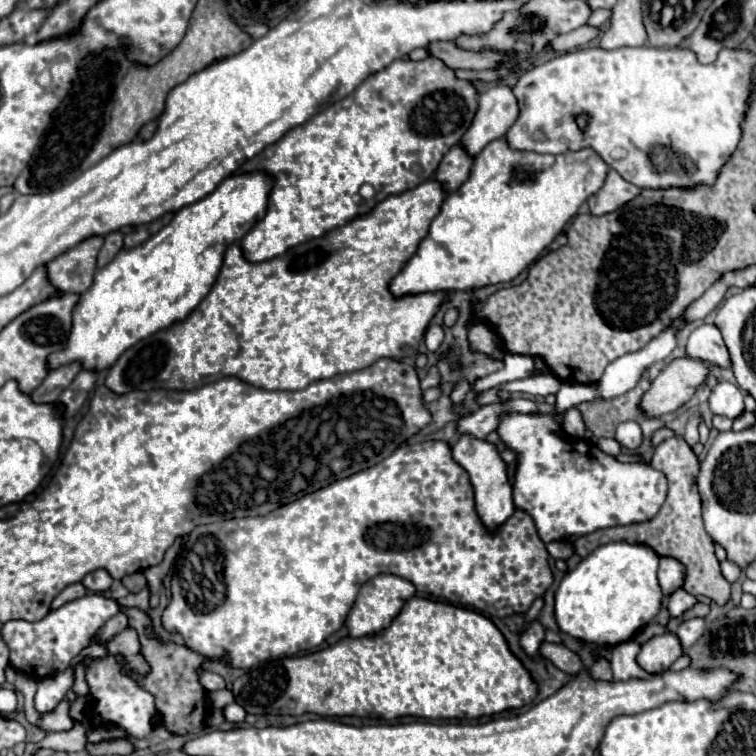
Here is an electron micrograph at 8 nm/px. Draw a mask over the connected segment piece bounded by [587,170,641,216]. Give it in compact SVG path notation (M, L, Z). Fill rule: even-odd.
M609 170L603 188L601 188L599 192L595 192L595 194L587 200L587 204L589 204L593 216L603 216L603 214L615 212L617 208L625 206L625 204L631 202L639 192L641 192L641 190L639 190L635 184L623 180L623 178L619 176L619 172Z

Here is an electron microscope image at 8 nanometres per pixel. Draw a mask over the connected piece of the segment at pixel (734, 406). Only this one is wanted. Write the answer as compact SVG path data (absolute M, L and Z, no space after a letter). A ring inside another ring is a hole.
M719 382L711 390L709 406L713 414L737 418L743 412L743 392L731 382Z

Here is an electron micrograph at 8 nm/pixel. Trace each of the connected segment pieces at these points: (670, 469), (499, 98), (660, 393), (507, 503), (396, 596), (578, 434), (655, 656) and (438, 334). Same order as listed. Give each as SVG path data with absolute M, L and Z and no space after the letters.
M667 438L655 448L651 466L667 476L667 500L657 512L657 516L645 524L631 524L631 526L615 526L615 528L605 528L597 530L585 536L569 538L575 544L575 552L585 558L589 556L595 548L609 544L609 542L629 542L629 544L643 544L651 550L655 550L657 556L671 556L677 558L687 566L687 582L685 590L693 596L709 596L717 604L725 604L731 594L731 584L723 578L719 560L715 558L713 552L713 540L705 532L703 518L701 518L701 498L697 492L697 472L699 472L699 460L693 454L691 446L683 438Z
M499 82L479 96L479 110L465 132L461 144L471 156L477 156L489 142L503 138L519 116L519 104L513 88Z
M695 358L673 360L651 384L641 400L641 408L647 416L661 416L675 412L685 402L691 400L695 390L707 380L709 366Z
M461 434L453 446L453 458L471 476L471 484L475 488L475 506L477 506L479 518L483 520L483 524L489 530L495 530L515 512L513 496L511 496L511 484L509 484L509 476L507 476L507 464L499 456L499 450L487 440L479 440L471 434Z
M393 574L375 576L373 580L369 580L367 584L361 586L361 592L359 592L349 616L347 616L345 626L349 628L349 636L361 638L361 636L371 636L371 634L385 630L395 620L395 616L401 612L403 604L413 596L415 596L415 588L409 580L393 576Z
M571 408L571 410L565 414L563 430L565 430L565 434L569 434L571 438L577 438L577 440L583 438L583 434L585 434L585 424L583 424L583 418L581 418L581 414L579 414L577 408Z
M665 632L661 636L653 636L647 644L641 646L641 652L637 656L637 664L649 672L659 674L669 670L669 666L683 654L683 648L675 634Z
M430 325L425 333L425 344L430 352L436 352L444 340L443 328L439 325Z

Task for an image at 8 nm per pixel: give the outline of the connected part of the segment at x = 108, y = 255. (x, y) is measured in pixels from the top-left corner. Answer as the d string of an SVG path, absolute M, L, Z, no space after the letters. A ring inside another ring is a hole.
M115 232L115 234L109 234L105 236L105 244L99 252L99 258L97 258L97 266L99 268L105 268L113 256L117 256L117 252L123 248L123 234L121 232Z

